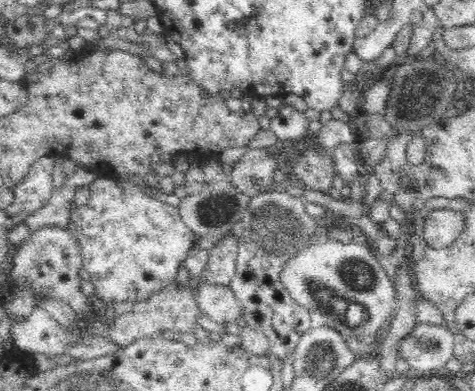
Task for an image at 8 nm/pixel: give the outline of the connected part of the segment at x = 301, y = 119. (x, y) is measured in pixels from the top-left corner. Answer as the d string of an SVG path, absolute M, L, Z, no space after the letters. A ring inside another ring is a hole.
M282 104L278 108L278 114L271 119L270 129L278 137L280 143L285 141L300 141L307 136L310 120L305 114L294 108Z

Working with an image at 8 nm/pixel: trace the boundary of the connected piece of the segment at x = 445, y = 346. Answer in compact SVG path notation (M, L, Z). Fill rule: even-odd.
M421 322L403 343L399 354L408 360L412 368L416 368L419 371L421 370L425 372L425 374L443 372L448 361L455 356L453 350L455 348L456 335L457 334L452 334L449 328Z

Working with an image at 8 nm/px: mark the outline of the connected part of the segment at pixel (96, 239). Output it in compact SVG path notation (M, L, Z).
M97 178L90 185L91 196L86 204L71 209L67 226L81 244L81 266L88 272L94 286L92 299L99 308L112 307L122 302L146 300L155 290L176 281L178 267L185 262L186 253L193 243L194 232L182 220L179 207L172 206L164 198L150 196L126 178L113 180Z

